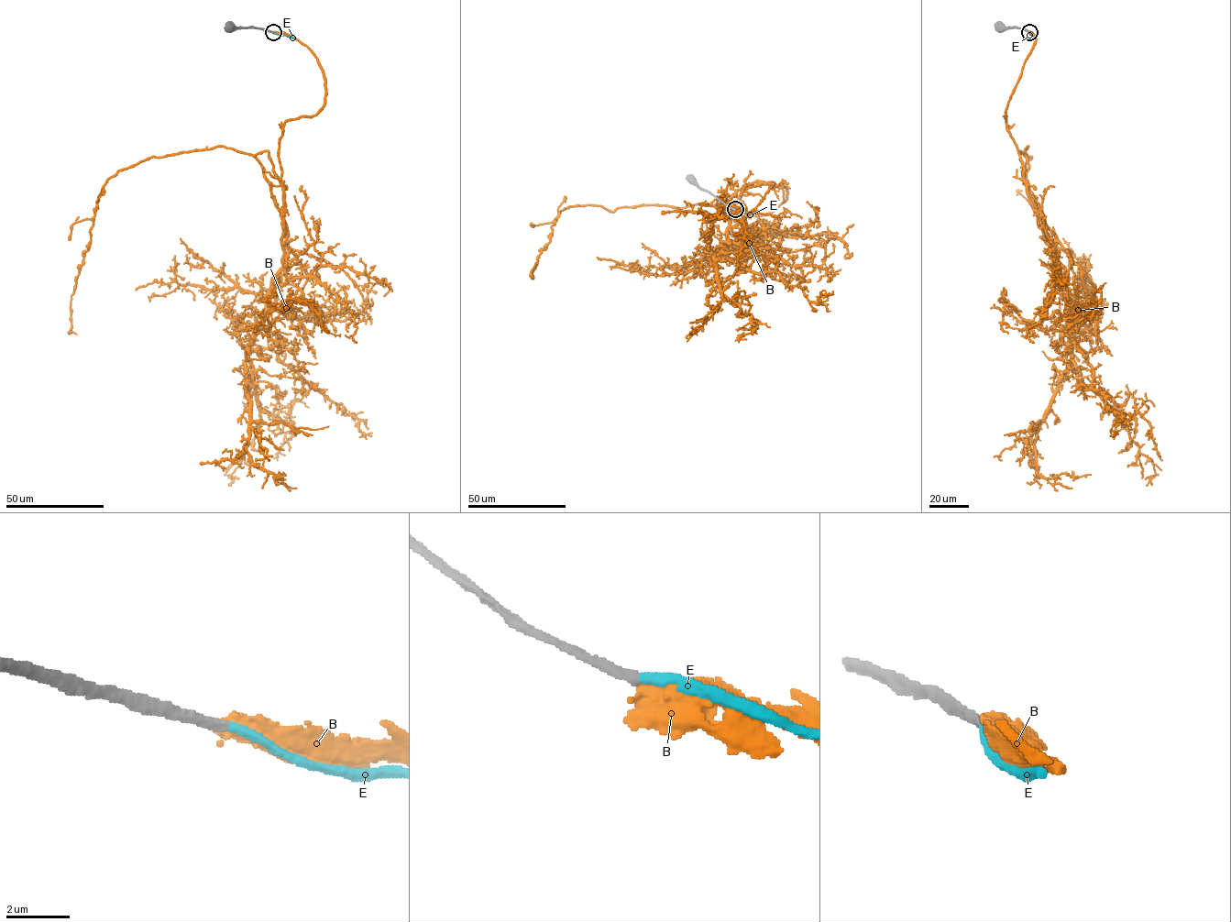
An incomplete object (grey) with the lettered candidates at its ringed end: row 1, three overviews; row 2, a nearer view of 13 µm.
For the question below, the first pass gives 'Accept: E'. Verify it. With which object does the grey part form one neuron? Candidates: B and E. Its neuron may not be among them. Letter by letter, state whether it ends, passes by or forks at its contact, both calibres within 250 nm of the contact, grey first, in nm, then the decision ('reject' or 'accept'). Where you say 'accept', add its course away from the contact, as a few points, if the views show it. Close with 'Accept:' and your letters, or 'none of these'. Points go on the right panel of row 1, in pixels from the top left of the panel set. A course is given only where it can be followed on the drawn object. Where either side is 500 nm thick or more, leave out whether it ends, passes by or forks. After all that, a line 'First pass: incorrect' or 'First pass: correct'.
B: it passes by; 360 nm thick on the grey side, 360 nm on the other; reject
E: it ends there; 320 nm thick on the grey side, 320 nm on the other; accept
Accept: E
First pass: correct

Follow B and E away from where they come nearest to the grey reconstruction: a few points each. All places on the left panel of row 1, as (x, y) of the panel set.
B: (273, 31), (325, 89), (285, 123), (281, 177), (223, 146), (120, 170), (76, 334)
E: (274, 32), (293, 38)

